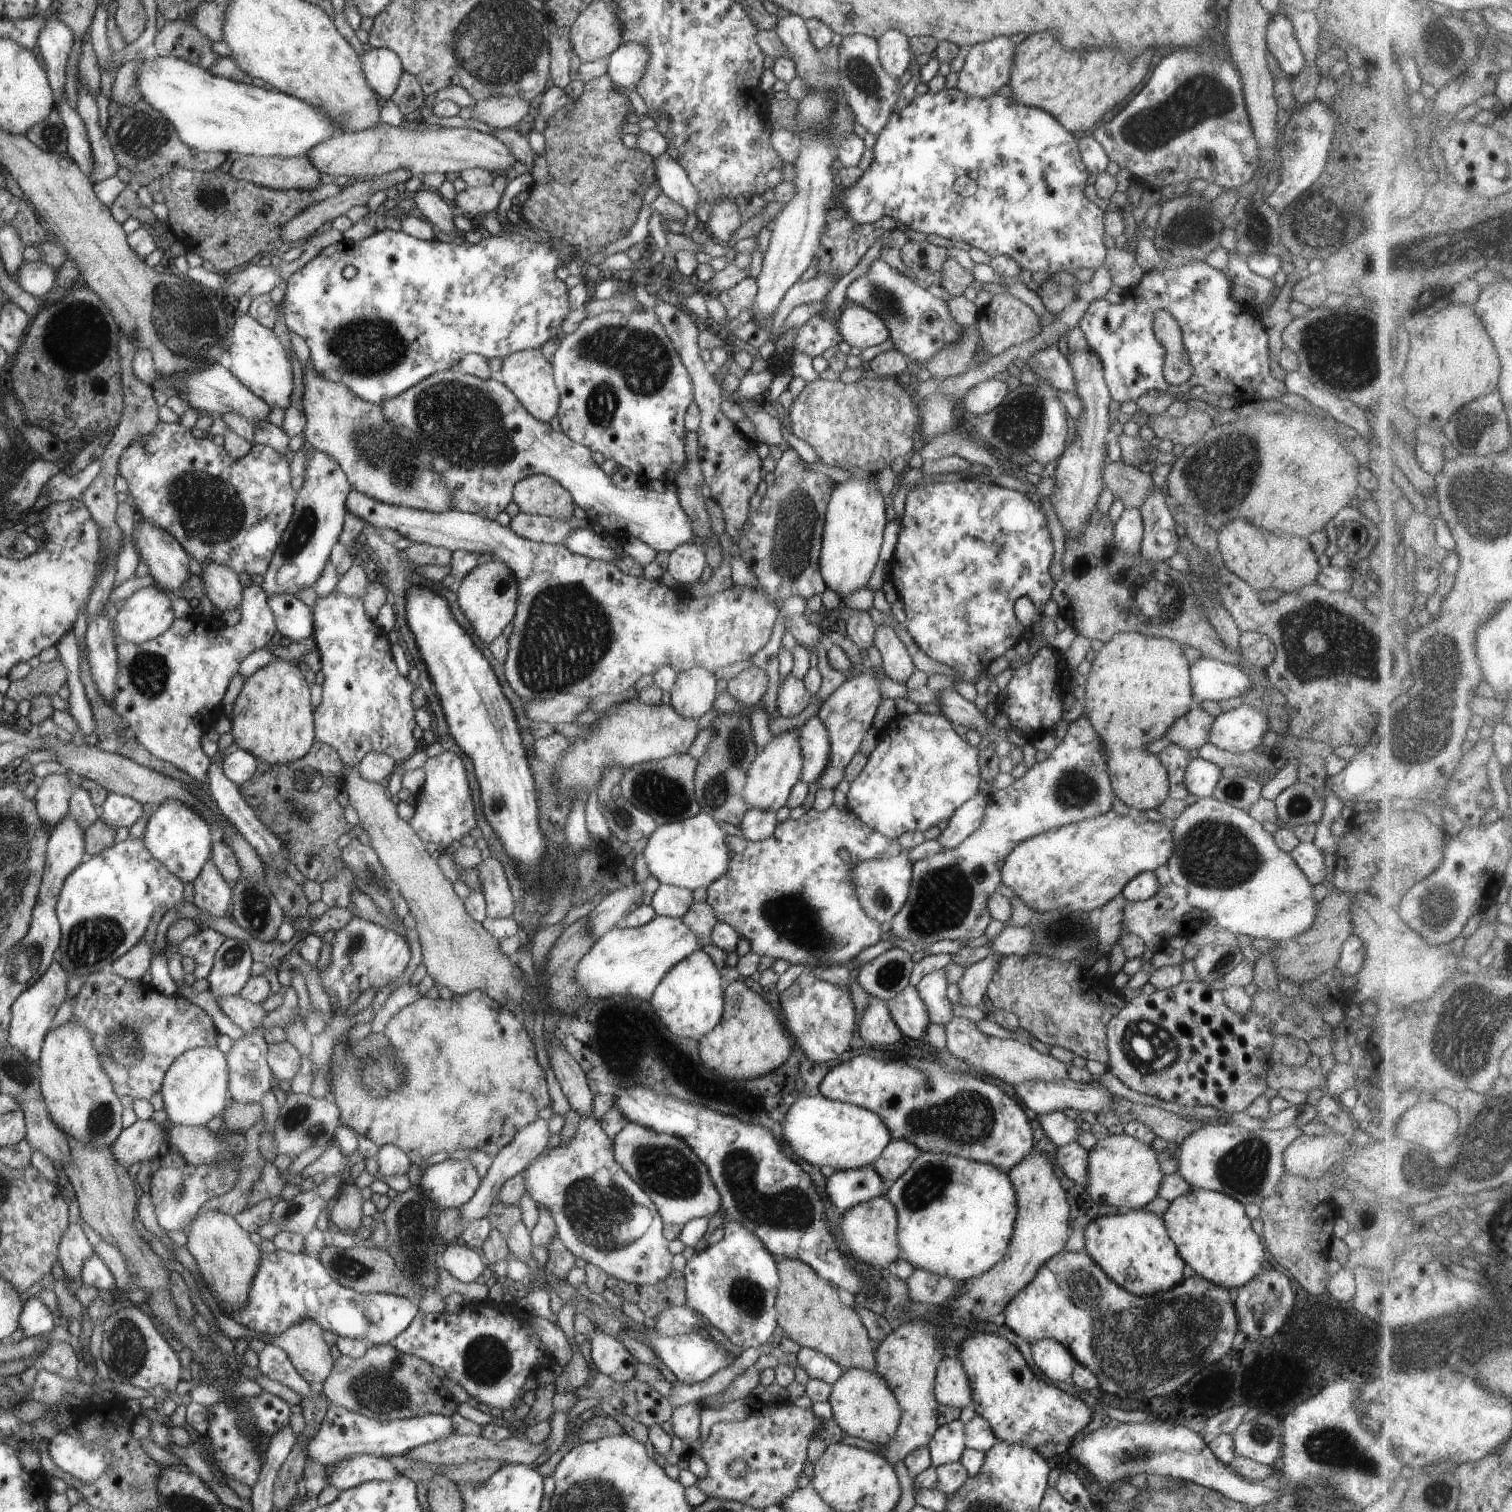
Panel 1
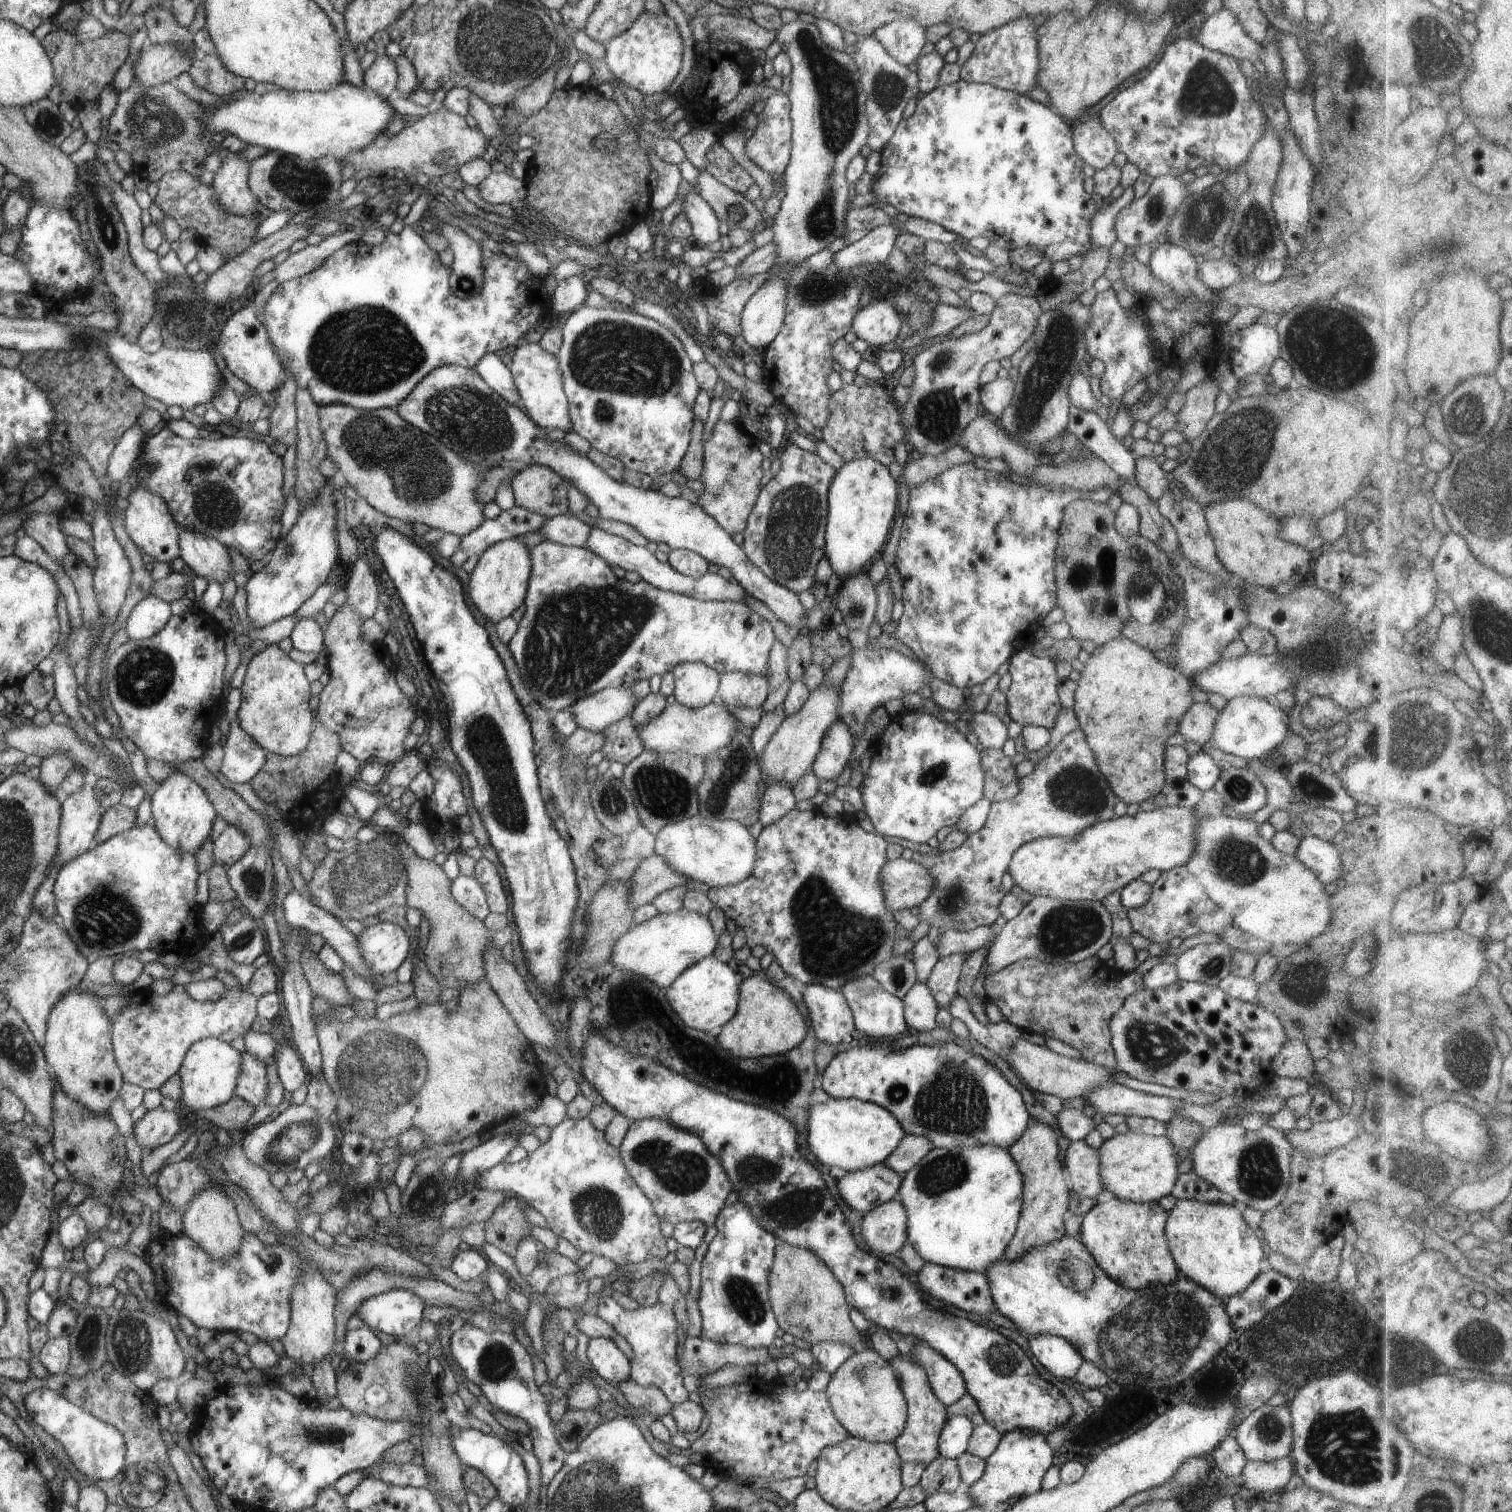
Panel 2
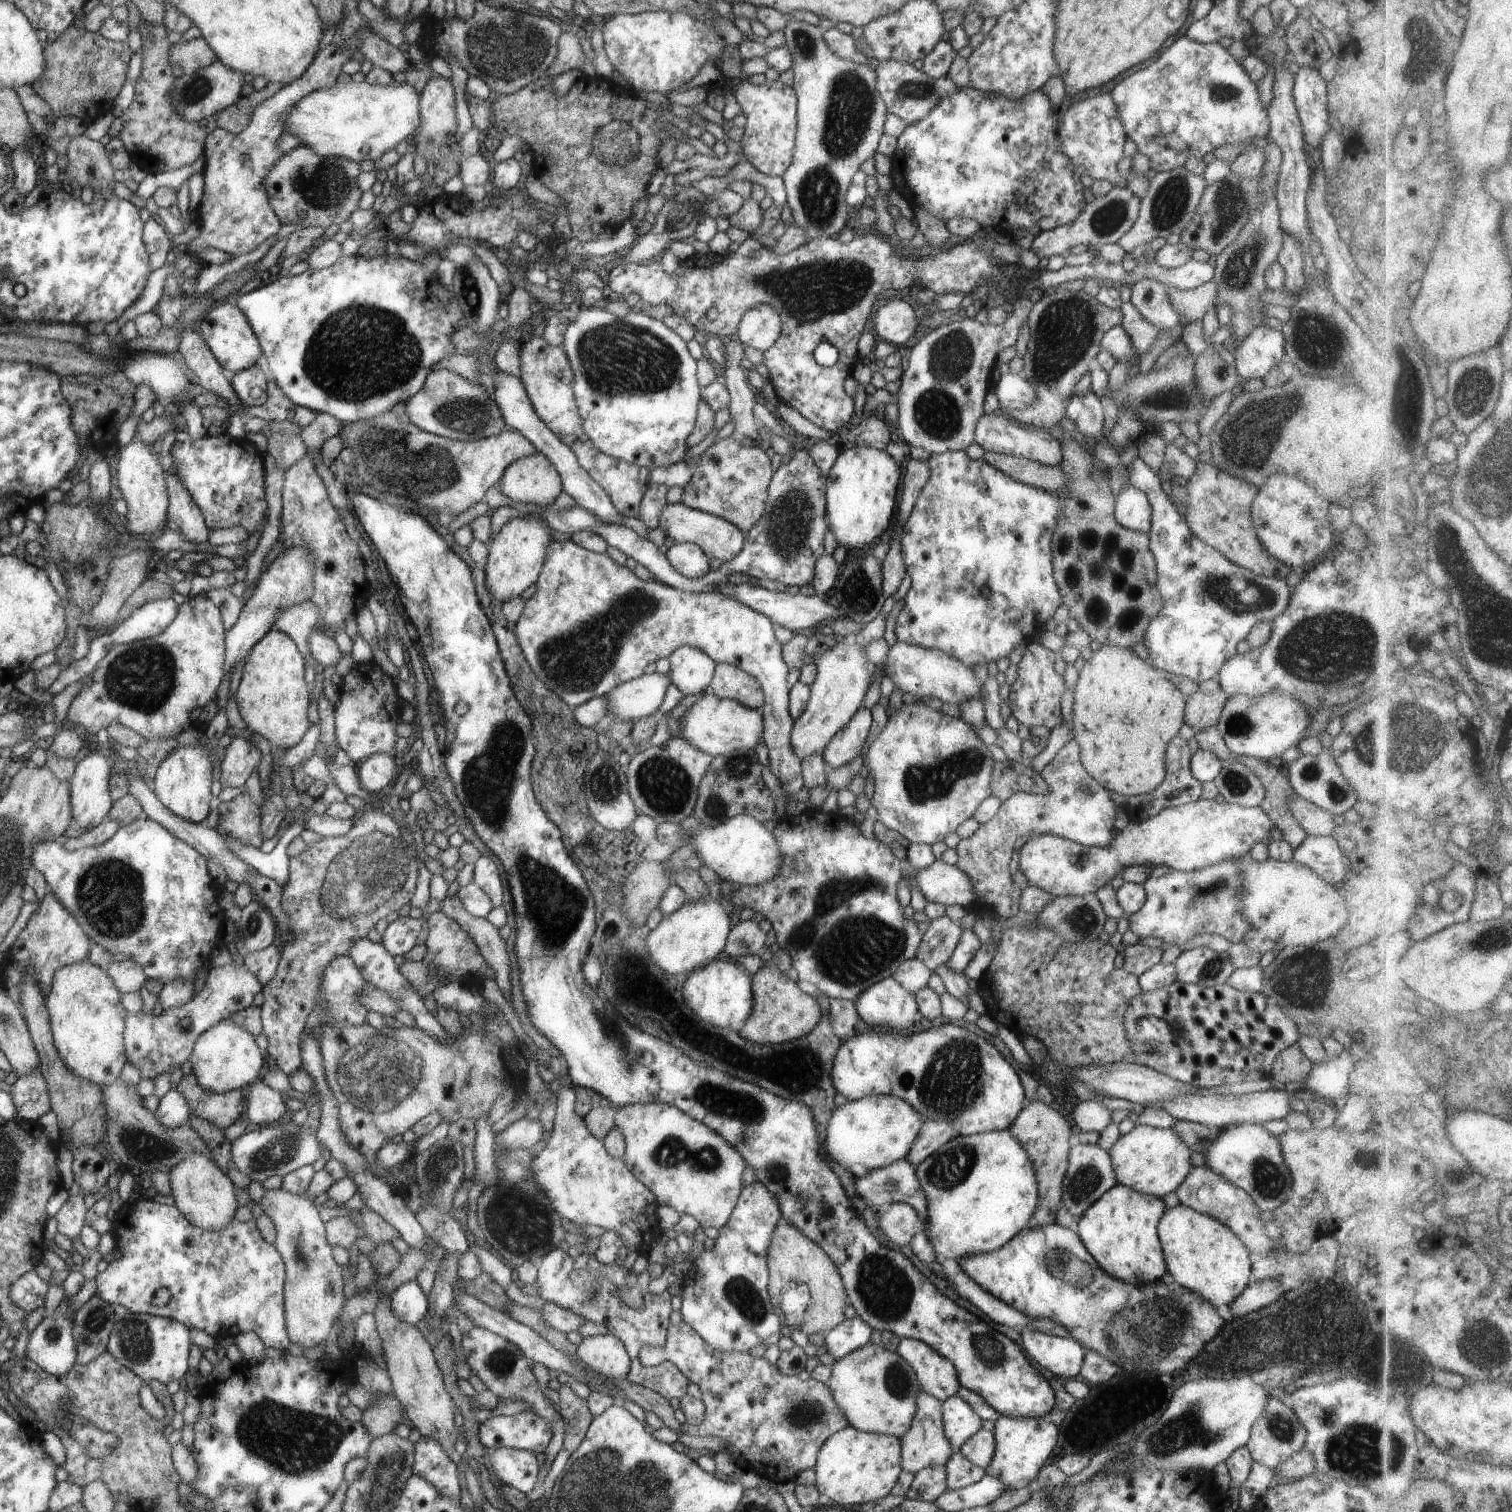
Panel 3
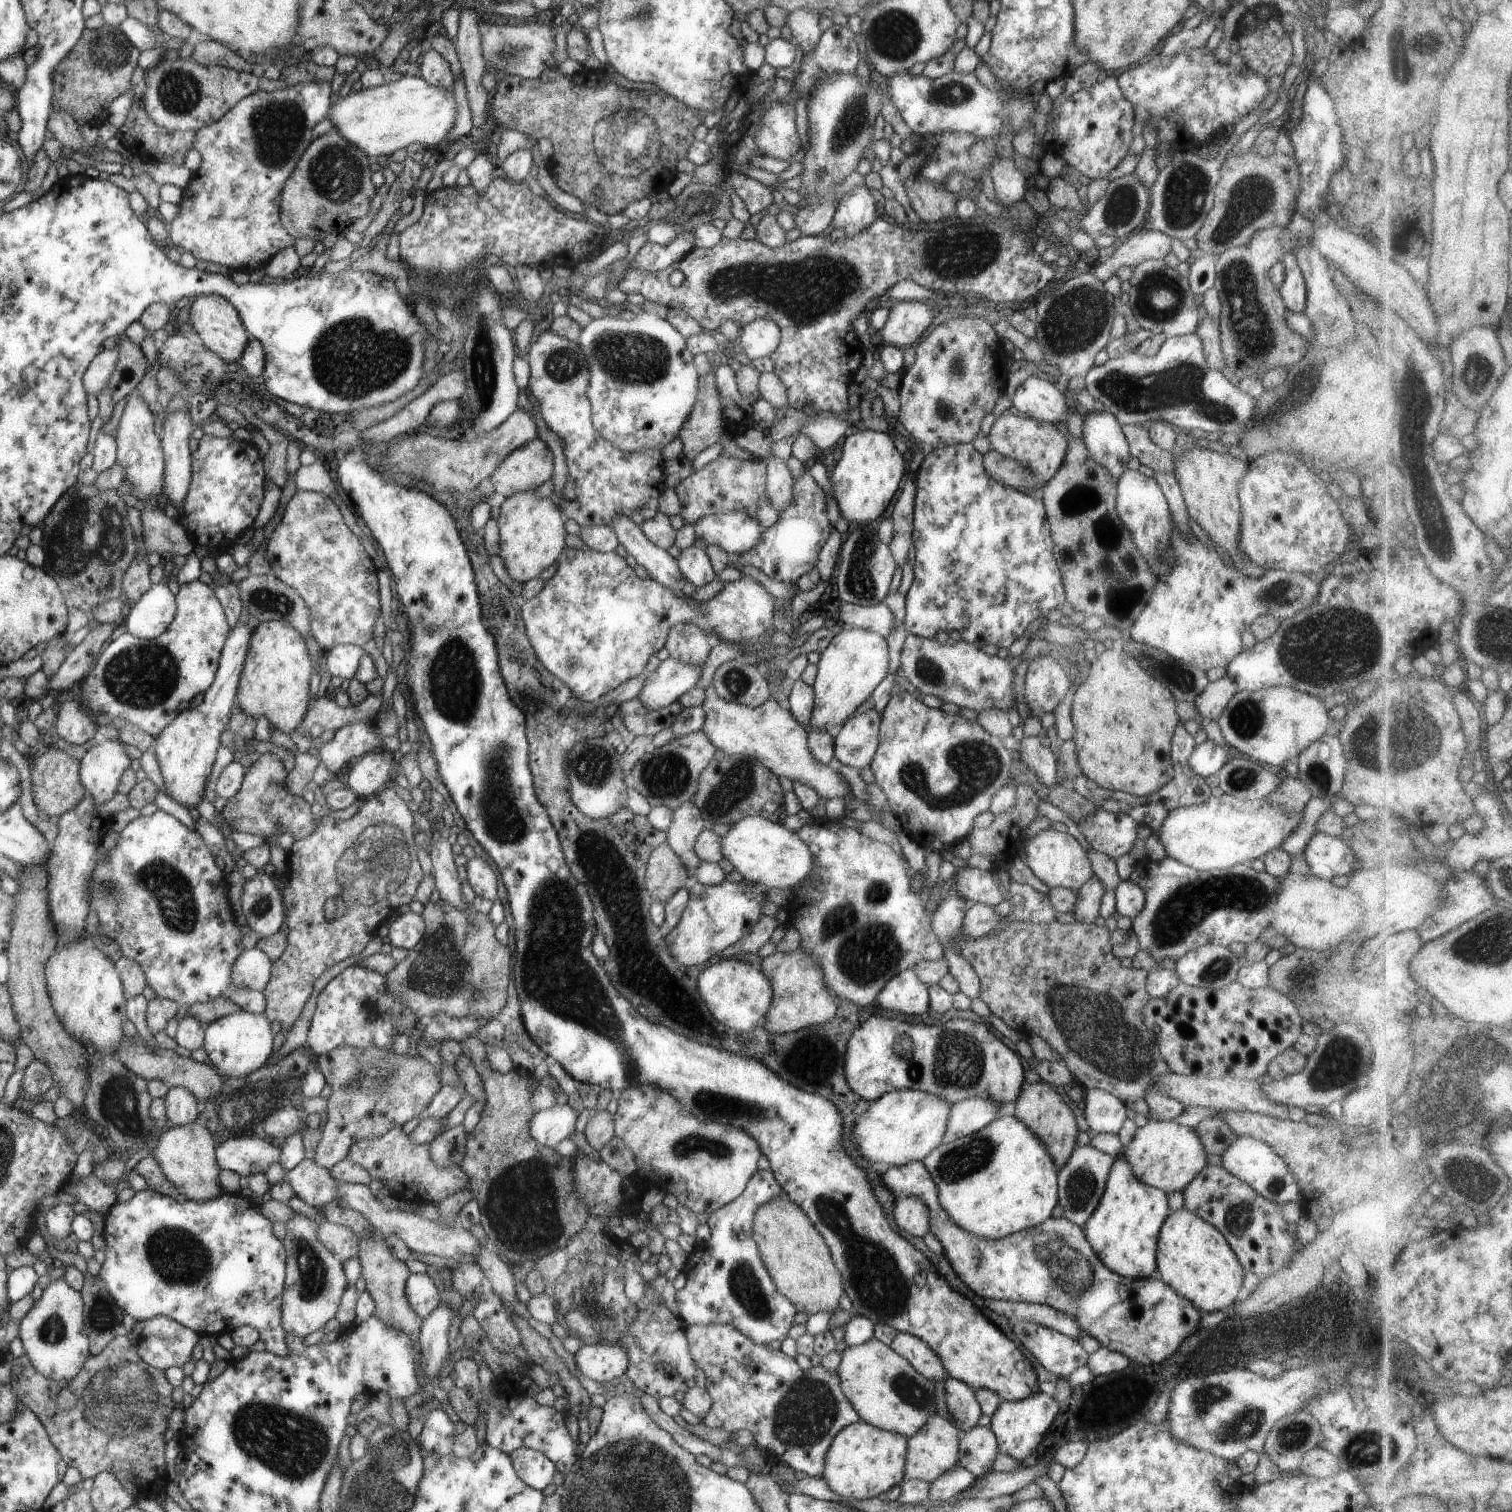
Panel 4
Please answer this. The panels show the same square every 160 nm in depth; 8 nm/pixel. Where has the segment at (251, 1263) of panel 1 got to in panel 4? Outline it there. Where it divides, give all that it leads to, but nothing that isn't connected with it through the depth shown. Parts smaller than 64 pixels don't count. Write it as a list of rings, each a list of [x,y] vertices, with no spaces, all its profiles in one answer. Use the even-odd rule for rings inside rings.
[[[202,1121],[170,1126],[166,1132],[162,1132],[152,1156],[162,1168],[164,1176],[178,1188],[180,1194],[188,1198],[187,1200],[204,1202],[204,1200],[222,1196],[223,1190],[218,1184],[220,1166],[218,1166],[217,1158],[214,1158],[214,1140]]]

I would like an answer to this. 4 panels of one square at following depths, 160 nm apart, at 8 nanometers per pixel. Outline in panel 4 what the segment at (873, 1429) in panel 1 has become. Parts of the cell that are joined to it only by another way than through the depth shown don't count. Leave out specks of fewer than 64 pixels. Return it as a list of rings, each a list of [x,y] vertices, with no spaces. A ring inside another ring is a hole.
[[[872,1338],[859,1345],[848,1347],[841,1354],[841,1362],[835,1370],[839,1376],[839,1385],[852,1408],[858,1414],[860,1421],[871,1424],[877,1429],[901,1434],[910,1438],[926,1424],[930,1415],[937,1413],[935,1403],[934,1383],[923,1377],[902,1355],[899,1355],[890,1345]]]

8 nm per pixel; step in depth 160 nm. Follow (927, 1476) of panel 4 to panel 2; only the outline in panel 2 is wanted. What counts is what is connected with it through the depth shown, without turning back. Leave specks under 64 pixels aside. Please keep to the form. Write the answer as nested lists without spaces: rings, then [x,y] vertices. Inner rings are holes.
[[[912,1353],[895,1356],[890,1362],[894,1372],[898,1375],[900,1388],[907,1402],[907,1417],[904,1430],[899,1434],[893,1445],[902,1462],[922,1461],[928,1464],[940,1456],[938,1439],[941,1430],[947,1421],[947,1410],[944,1403],[938,1400],[932,1390],[927,1372],[924,1367],[913,1357]]]

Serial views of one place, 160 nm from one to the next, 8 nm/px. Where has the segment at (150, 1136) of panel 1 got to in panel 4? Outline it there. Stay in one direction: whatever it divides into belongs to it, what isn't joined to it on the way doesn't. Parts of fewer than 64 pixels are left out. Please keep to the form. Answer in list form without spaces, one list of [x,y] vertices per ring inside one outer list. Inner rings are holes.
[[[170,1087],[165,1096],[166,1116],[172,1125],[181,1126],[200,1120],[201,1107],[196,1096],[181,1087]]]

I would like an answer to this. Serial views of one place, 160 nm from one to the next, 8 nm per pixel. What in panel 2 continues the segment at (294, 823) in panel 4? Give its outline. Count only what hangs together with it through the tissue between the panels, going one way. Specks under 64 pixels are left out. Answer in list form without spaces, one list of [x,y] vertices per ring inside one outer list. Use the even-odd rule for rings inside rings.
[[[220,815],[214,821],[210,840],[215,862],[223,863],[226,867],[240,861],[251,848],[245,833],[226,822]]]

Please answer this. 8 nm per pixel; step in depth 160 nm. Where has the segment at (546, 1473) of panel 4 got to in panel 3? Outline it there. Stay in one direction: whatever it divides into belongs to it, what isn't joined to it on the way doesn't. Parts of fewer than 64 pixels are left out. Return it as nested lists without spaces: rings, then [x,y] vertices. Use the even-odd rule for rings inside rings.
[[[510,1447],[485,1448],[489,1463],[488,1467],[505,1485],[518,1488],[520,1492],[530,1492],[538,1481],[538,1471],[541,1464],[536,1454],[522,1449]]]

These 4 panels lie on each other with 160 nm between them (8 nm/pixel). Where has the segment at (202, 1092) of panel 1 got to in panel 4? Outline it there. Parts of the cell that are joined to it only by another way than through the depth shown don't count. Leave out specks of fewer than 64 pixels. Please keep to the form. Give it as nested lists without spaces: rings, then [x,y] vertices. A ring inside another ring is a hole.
[[[240,1008],[205,1028],[203,1048],[208,1056],[207,1064],[214,1066],[220,1075],[228,1078],[246,1078],[253,1076],[258,1068],[264,1066],[264,1062],[272,1054],[272,1044],[274,1044],[274,1036],[266,1012],[253,1014]]]

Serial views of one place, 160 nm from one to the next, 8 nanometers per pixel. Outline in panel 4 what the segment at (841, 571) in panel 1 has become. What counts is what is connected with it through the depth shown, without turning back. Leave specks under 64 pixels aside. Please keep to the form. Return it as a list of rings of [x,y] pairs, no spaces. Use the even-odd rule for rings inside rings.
[[[871,429],[851,430],[847,434],[842,444],[842,458],[828,475],[839,512],[850,525],[878,522],[899,490],[906,462],[896,449],[894,439],[892,432]]]

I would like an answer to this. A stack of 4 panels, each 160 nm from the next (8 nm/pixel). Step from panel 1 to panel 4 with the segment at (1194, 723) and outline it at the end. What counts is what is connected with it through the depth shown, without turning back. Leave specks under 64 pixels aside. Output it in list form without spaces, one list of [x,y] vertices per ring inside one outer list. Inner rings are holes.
[[[1227,675],[1216,682],[1211,682],[1202,690],[1202,694],[1194,700],[1194,708],[1198,711],[1198,717],[1205,723],[1216,723],[1224,708],[1229,705],[1230,698],[1239,692],[1234,680]]]

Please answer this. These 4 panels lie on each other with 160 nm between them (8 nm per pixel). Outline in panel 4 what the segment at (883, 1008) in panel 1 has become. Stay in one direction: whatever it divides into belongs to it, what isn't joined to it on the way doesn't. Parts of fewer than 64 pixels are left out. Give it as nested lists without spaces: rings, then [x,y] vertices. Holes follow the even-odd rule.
[[[913,969],[904,970],[880,990],[875,1002],[884,1010],[922,1016],[930,1010],[930,986]]]

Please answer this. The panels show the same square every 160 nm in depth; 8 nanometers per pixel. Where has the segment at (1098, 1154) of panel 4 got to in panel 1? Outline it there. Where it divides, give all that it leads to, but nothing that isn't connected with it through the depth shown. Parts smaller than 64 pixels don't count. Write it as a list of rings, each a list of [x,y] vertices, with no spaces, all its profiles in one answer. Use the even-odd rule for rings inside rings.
[[[1076,1141],[1066,1143],[1056,1149],[1056,1164],[1064,1174],[1076,1184],[1084,1185],[1087,1179],[1089,1151]]]

